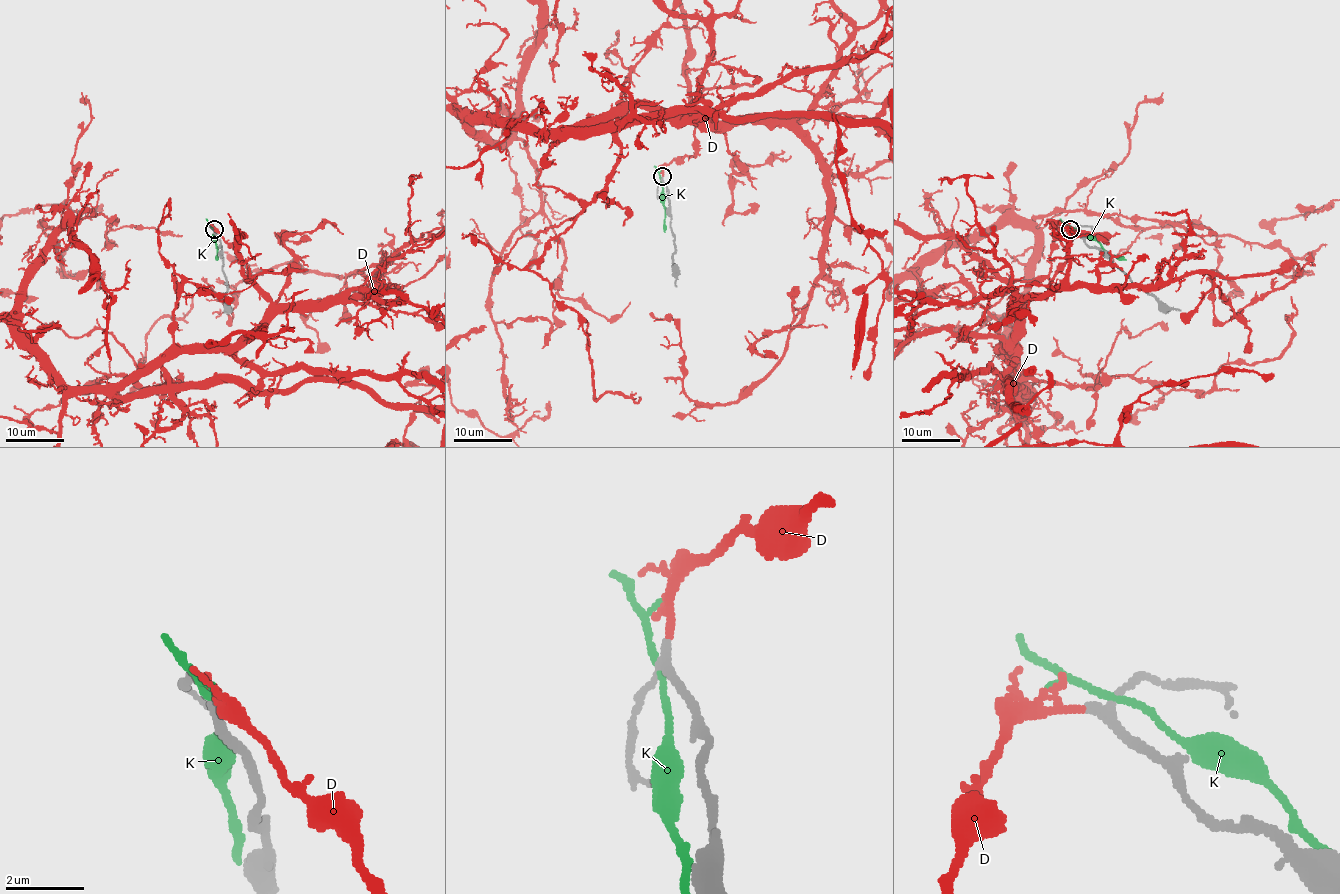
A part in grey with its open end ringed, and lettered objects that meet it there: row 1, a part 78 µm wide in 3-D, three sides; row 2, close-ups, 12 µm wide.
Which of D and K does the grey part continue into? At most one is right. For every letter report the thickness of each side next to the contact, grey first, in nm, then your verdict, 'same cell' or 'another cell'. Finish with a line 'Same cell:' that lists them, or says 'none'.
D: 200 nm thick on the grey side, 130 nm on the other; same cell
K: 220 nm thick on the grey side, 150 nm on the other; another cell
Same cell: D

